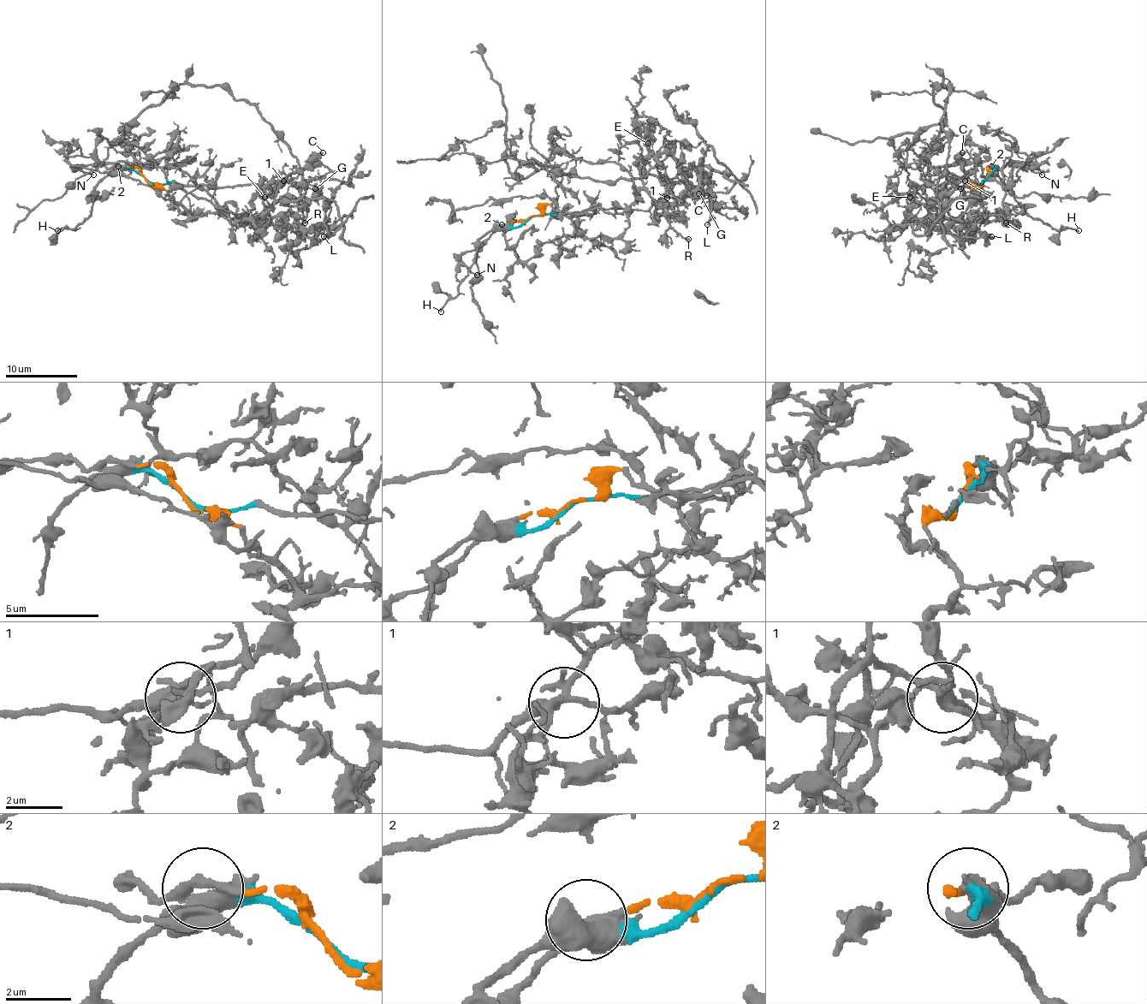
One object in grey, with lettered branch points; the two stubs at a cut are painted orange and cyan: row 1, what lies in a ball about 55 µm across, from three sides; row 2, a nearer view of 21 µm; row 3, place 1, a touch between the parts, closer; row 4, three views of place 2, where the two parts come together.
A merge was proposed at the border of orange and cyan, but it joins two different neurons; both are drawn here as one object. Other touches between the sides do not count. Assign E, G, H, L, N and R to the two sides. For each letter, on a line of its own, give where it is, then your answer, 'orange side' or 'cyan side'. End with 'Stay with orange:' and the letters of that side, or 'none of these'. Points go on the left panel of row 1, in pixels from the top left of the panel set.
E: (264, 197) | orange side
G: (315, 188) | orange side
H: (57, 230) | cyan side
L: (323, 236) | orange side
N: (93, 175) | orange side
R: (305, 222) | orange side
Stay with orange: E, G, L, N, R

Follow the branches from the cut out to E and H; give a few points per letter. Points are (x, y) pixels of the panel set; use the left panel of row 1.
E: (147, 181), (167, 191), (192, 216), (219, 212), (235, 223), (242, 218), (260, 222), (269, 202), (264, 197)
H: (147, 181), (133, 169), (111, 171), (95, 187), (93, 205), (88, 216), (75, 228), (57, 230)

